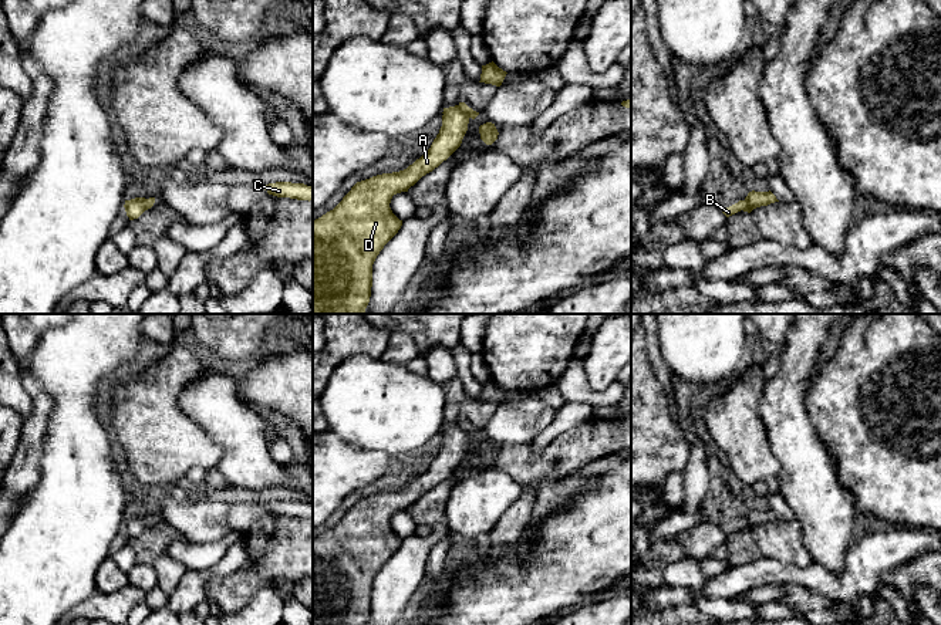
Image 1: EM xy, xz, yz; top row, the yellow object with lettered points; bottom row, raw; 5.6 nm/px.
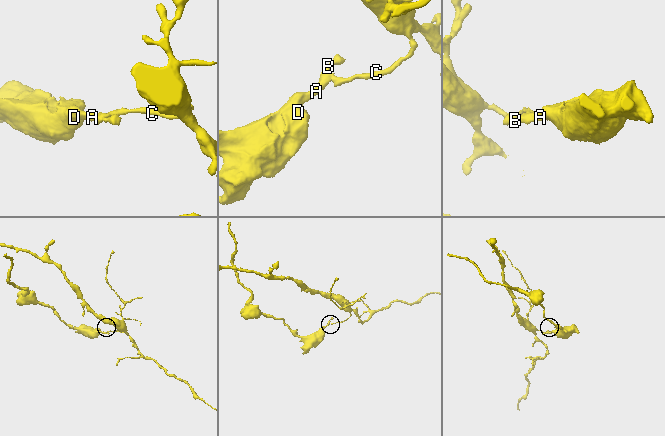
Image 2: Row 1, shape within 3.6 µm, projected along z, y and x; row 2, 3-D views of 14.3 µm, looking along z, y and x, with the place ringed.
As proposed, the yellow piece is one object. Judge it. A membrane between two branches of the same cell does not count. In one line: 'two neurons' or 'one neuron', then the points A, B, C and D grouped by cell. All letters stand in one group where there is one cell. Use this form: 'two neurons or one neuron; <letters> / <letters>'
two neurons; A D / B C

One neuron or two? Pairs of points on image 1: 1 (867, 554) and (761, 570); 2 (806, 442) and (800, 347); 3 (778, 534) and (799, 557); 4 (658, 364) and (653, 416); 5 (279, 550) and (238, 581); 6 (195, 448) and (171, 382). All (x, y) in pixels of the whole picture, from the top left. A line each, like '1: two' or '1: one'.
1: one
2: one
3: one
4: two
5: one
6: one

